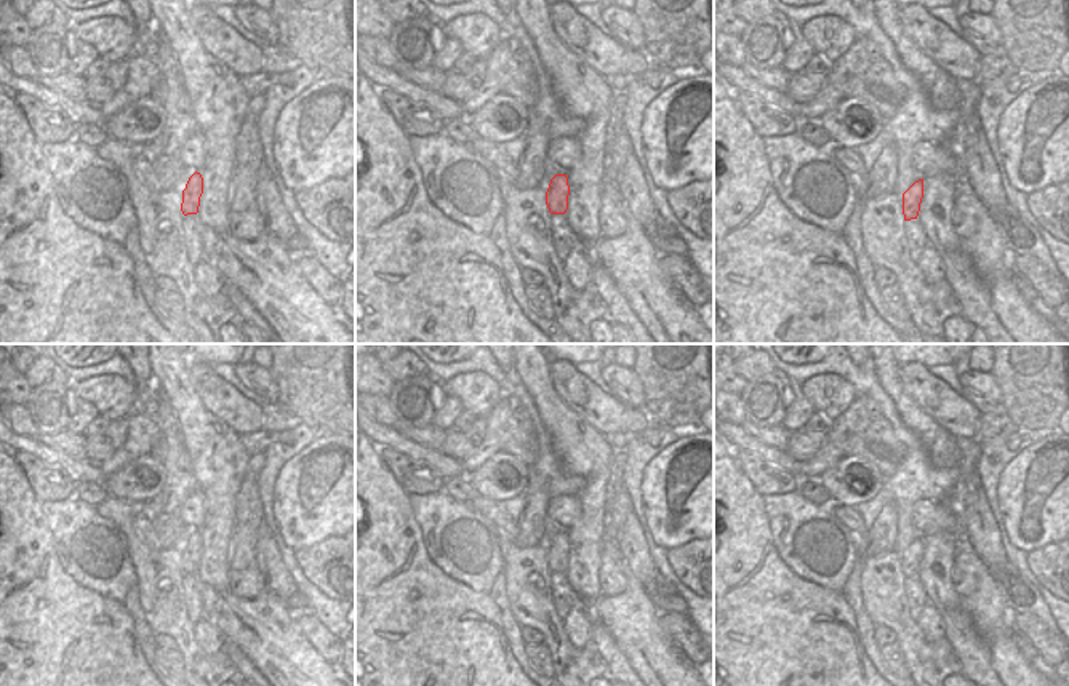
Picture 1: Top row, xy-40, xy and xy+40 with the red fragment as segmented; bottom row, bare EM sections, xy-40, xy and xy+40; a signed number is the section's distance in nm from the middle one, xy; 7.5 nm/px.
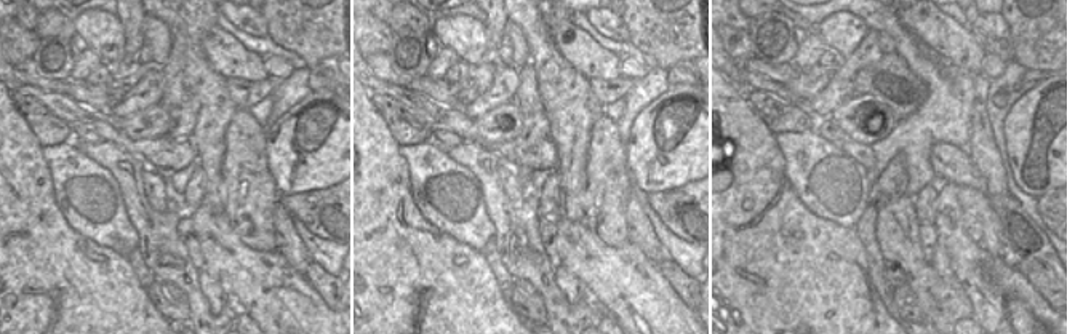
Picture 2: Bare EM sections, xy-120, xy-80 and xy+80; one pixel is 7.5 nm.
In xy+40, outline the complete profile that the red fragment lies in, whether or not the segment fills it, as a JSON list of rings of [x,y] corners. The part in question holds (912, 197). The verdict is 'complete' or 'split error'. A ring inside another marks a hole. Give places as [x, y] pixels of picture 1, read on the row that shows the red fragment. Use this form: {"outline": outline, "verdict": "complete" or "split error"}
{"outline": [[[919,179],[903,193],[904,221],[917,219],[922,198],[923,198],[923,179]]], "verdict": "complete"}

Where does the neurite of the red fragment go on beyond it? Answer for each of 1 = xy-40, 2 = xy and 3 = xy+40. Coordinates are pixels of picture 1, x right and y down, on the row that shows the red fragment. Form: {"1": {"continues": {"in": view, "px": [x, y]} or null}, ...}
{"1": {"continues": null}, "2": {"continues": null}, "3": {"continues": null}}

